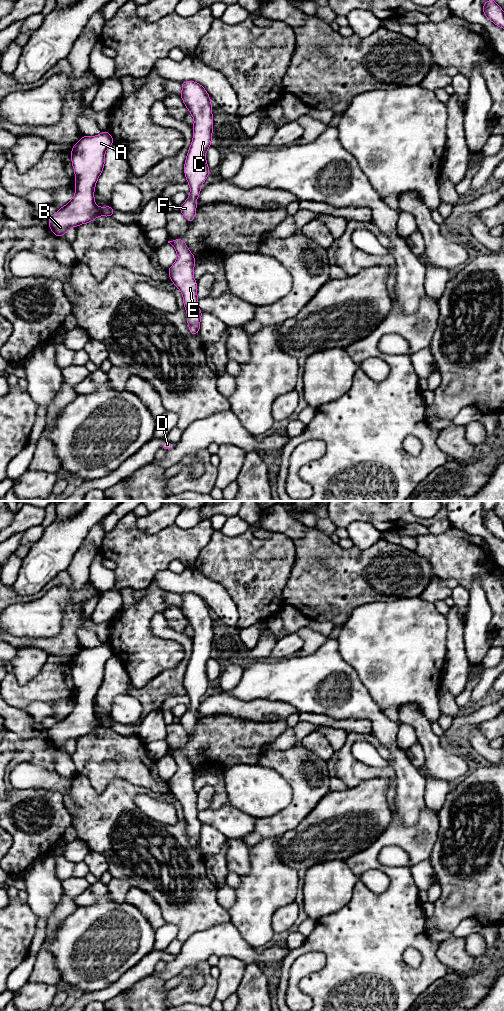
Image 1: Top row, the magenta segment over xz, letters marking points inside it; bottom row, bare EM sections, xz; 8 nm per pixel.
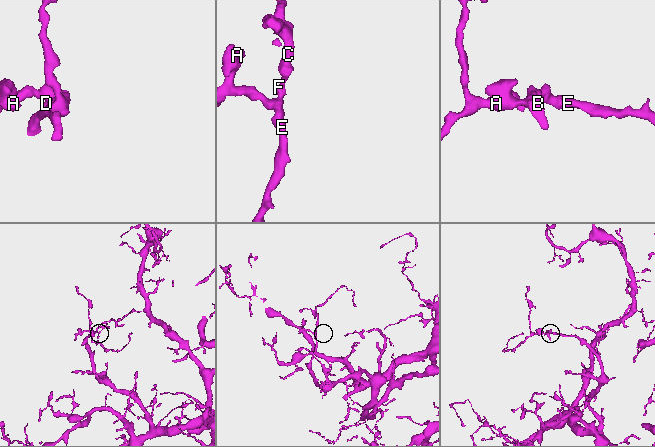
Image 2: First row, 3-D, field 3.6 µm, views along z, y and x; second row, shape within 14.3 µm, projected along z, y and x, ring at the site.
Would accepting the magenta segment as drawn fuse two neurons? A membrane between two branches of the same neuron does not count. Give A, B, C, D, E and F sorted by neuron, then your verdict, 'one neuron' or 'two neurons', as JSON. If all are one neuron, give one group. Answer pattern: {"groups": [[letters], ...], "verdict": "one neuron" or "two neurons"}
{"groups": [["A", "B", "C", "D", "E", "F"]], "verdict": "one neuron"}

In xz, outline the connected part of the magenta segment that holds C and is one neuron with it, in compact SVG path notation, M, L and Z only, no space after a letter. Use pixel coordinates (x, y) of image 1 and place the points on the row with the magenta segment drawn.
M184 81L180 94L183 103L194 118L193 140L184 164L184 174L190 188L190 195L180 205L180 212L188 222L196 215L196 200L201 185L209 176L210 168L206 162L206 151L211 147L213 132L212 105L205 88L195 81Z

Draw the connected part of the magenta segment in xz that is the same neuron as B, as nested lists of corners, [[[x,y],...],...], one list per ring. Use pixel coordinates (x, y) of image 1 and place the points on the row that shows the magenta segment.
[[[105,130],[96,136],[82,136],[73,146],[71,150],[71,161],[75,172],[75,195],[69,203],[48,217],[49,228],[56,237],[65,235],[71,227],[78,227],[84,223],[90,223],[98,216],[110,217],[115,212],[110,205],[107,207],[98,207],[94,199],[95,185],[104,168],[105,152],[112,144],[114,144],[112,136]]]

